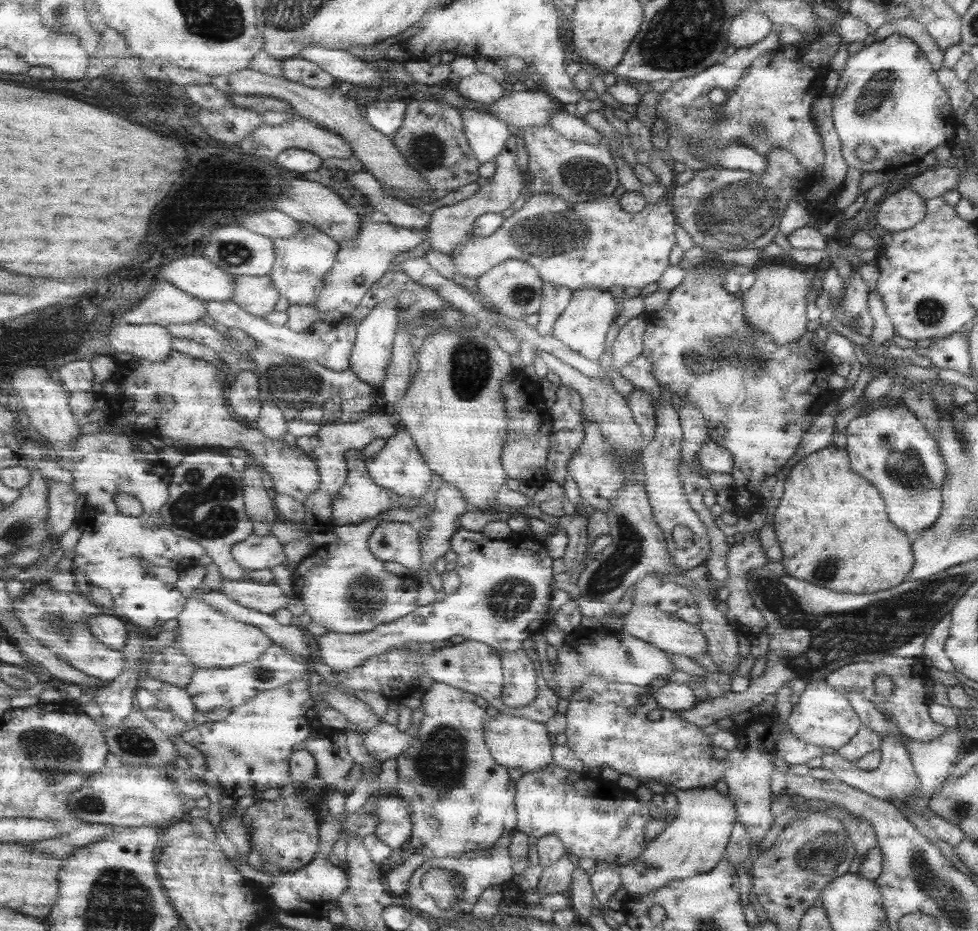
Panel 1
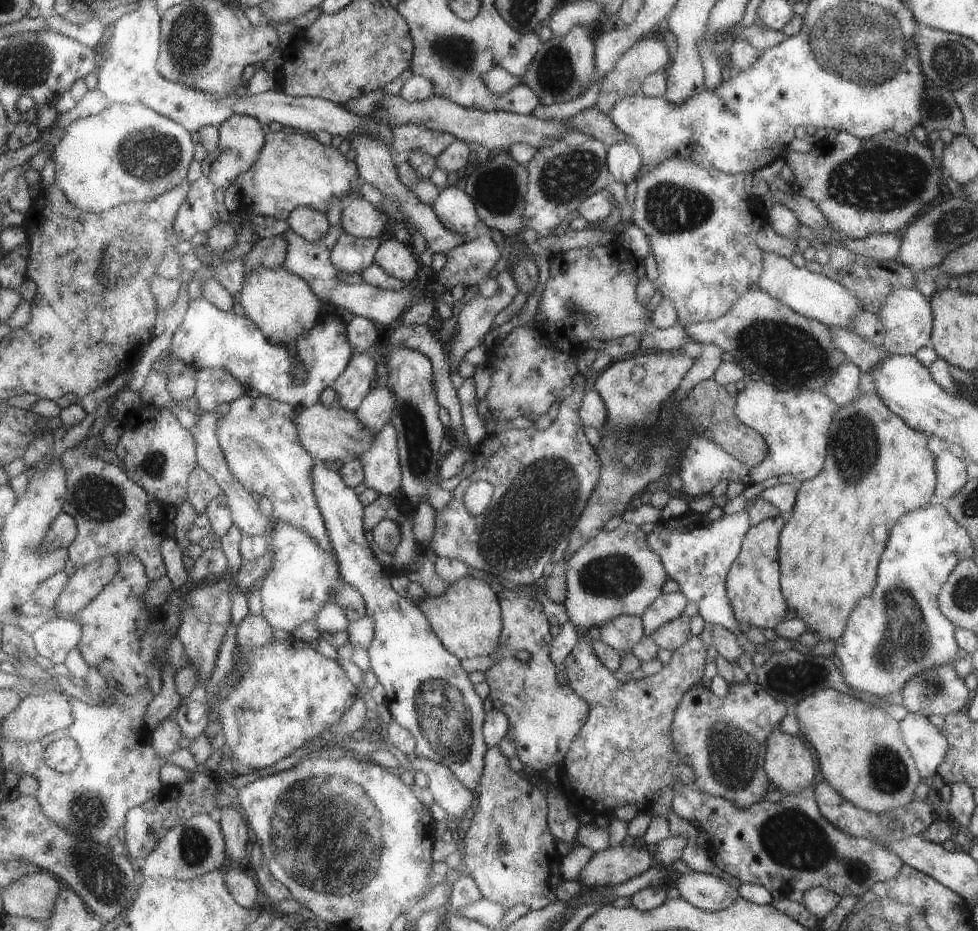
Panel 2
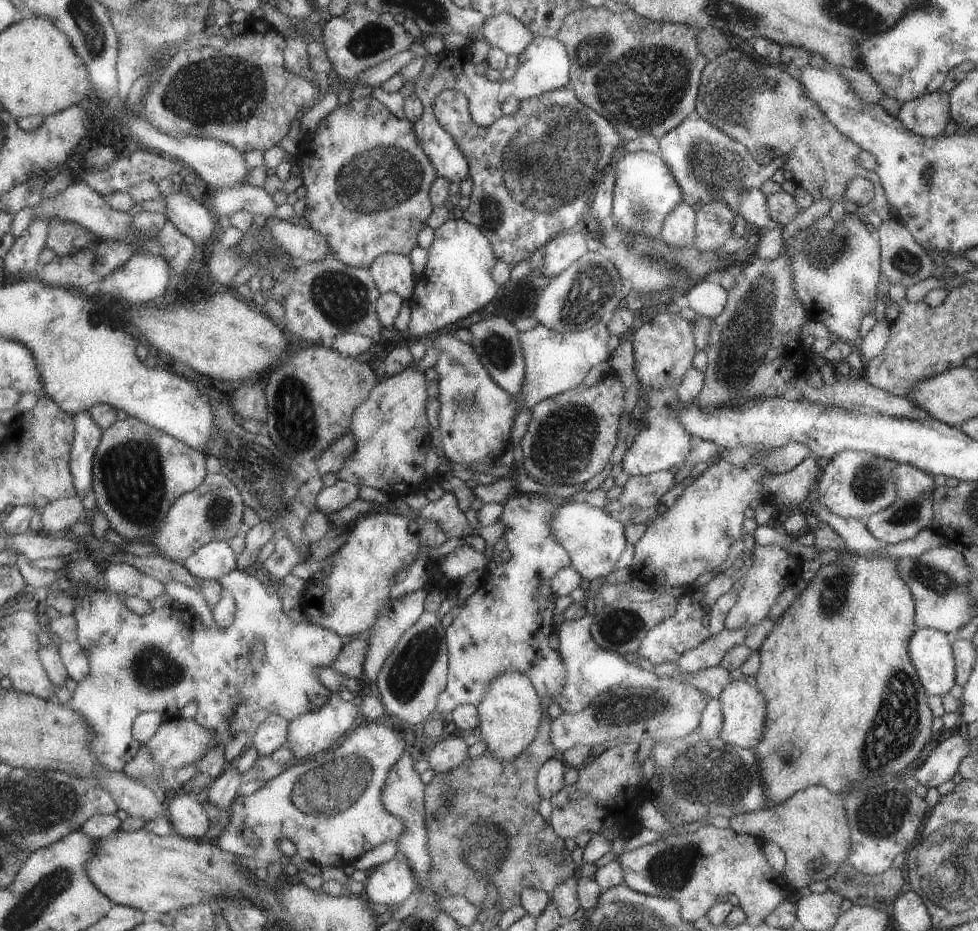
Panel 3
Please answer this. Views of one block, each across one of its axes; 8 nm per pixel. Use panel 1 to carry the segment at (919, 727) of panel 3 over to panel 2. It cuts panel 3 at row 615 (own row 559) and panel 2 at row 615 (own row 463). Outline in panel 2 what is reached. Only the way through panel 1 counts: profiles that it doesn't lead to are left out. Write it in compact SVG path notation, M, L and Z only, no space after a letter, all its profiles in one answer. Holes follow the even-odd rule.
M864 392L861 396L857 396L855 400L851 400L849 404L837 408L837 412L833 414L833 420L829 422L829 440L827 440L827 444L829 446L825 448L825 462L823 462L821 472L817 476L813 476L811 480L803 480L797 486L795 504L791 508L789 520L781 527L776 550L776 561L780 572L779 586L781 594L785 598L785 604L794 611L797 618L803 619L805 626L807 626L807 632L813 632L821 642L837 640L843 634L847 617L855 608L857 600L861 600L861 596L865 596L873 586L877 558L879 558L879 554L881 554L881 550L885 546L889 528L893 526L893 522L903 512L925 506L927 500L931 498L931 494L934 494L936 483L935 476L933 476L934 455L931 456L931 452L925 448L927 446L927 436L923 432L917 432L917 430L913 430L913 428L909 428L904 422L901 422L901 419L881 402L876 393Z

